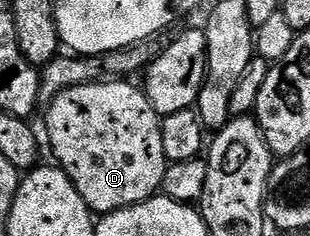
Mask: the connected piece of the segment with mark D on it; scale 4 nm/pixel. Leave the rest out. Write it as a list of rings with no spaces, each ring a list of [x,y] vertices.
[[[110,78],[108,80],[97,80],[93,84],[84,84],[83,86],[71,86],[67,90],[63,90],[55,99],[48,101],[45,112],[45,132],[49,135],[49,144],[47,140],[47,148],[53,151],[56,163],[65,171],[67,178],[71,178],[71,182],[75,186],[75,190],[79,190],[79,194],[83,198],[83,202],[88,206],[90,212],[94,214],[104,214],[106,212],[114,212],[115,210],[123,210],[127,206],[135,206],[144,200],[150,200],[152,196],[161,192],[161,183],[163,182],[163,174],[167,167],[167,161],[163,154],[163,130],[161,129],[162,117],[157,115],[156,110],[151,106],[151,102],[146,98],[144,91],[140,87],[137,88],[125,78]]]

